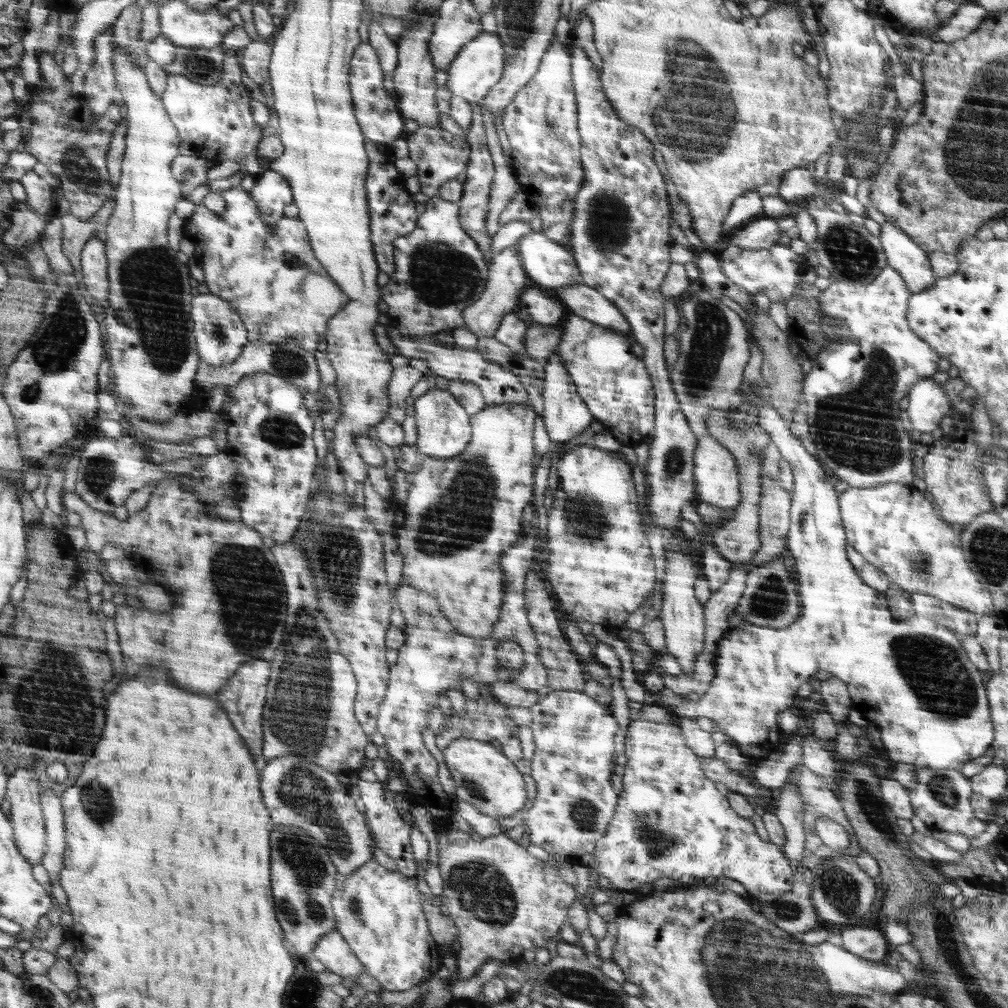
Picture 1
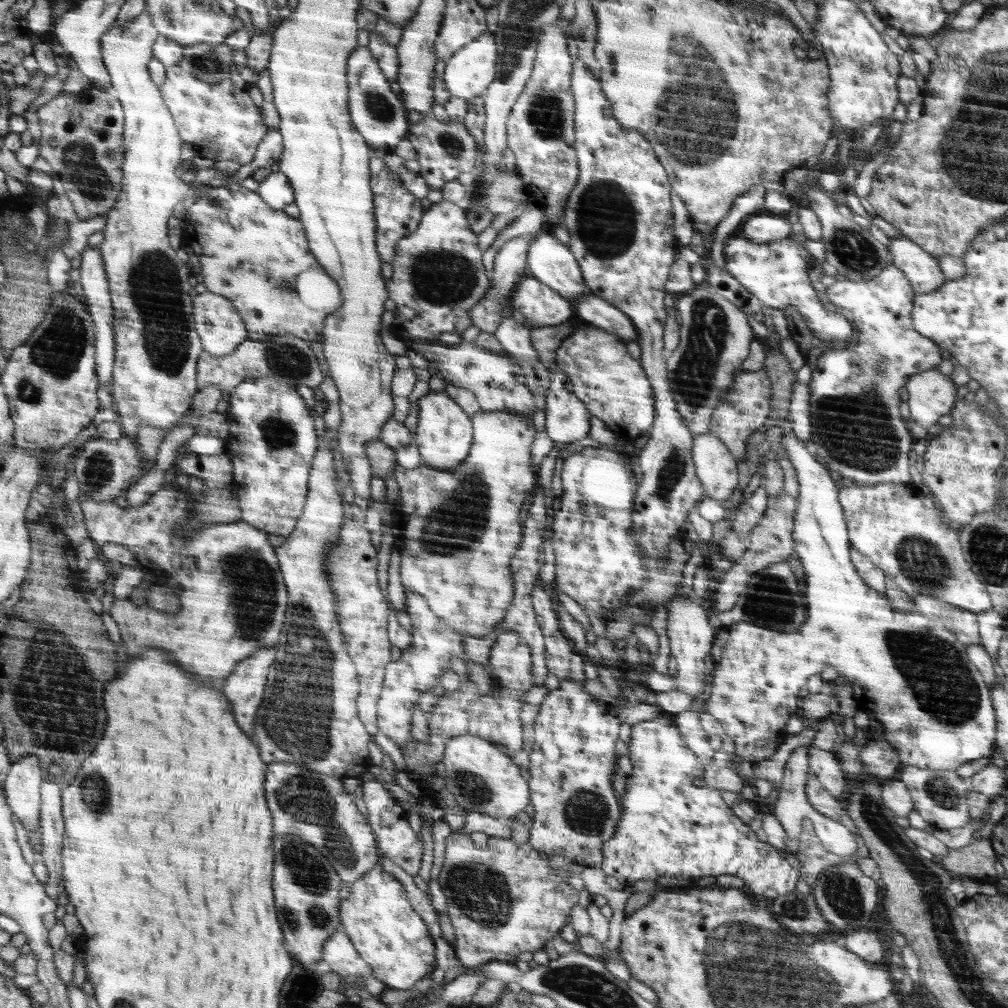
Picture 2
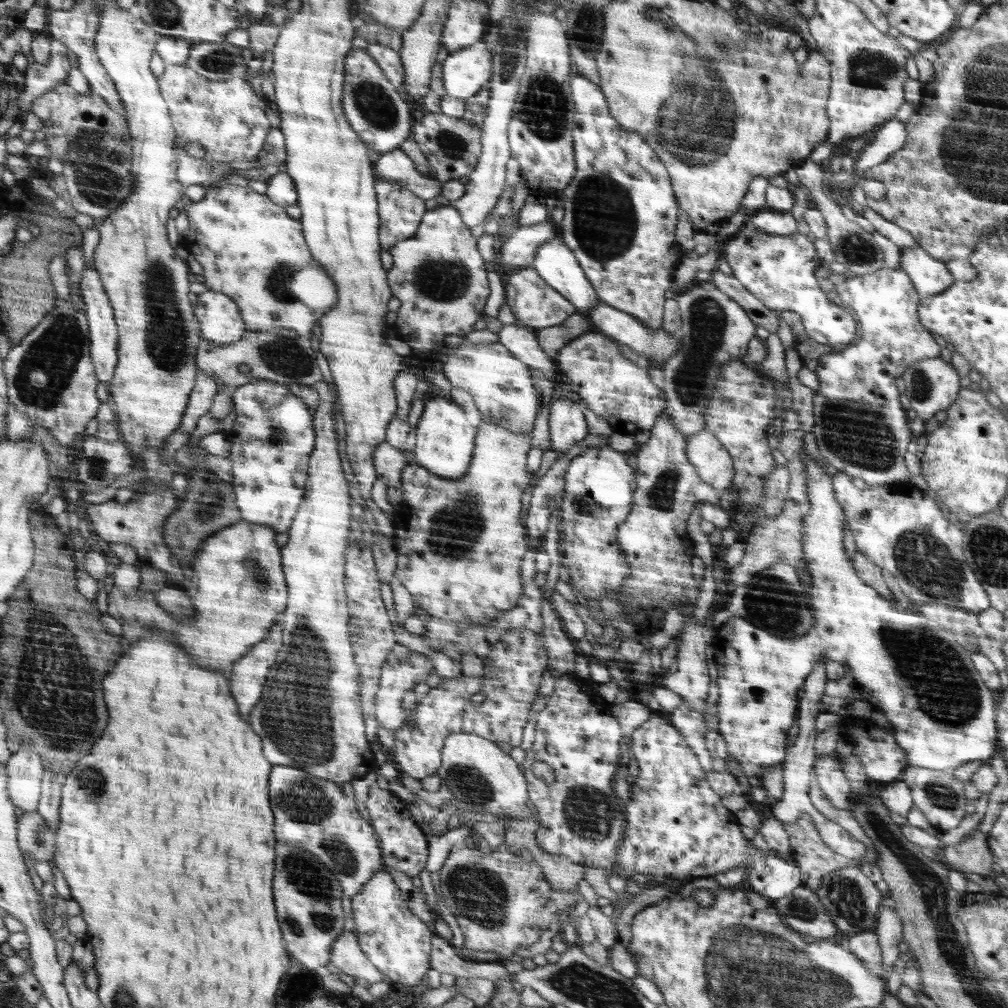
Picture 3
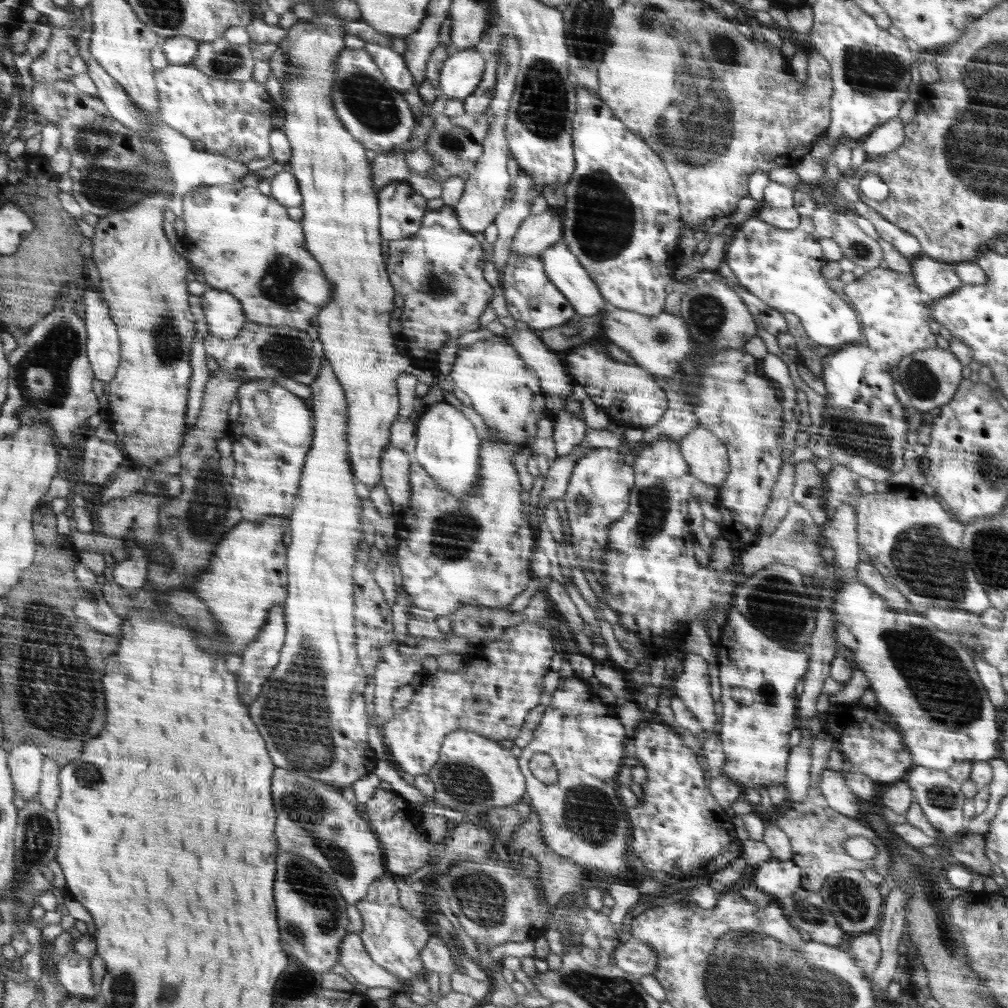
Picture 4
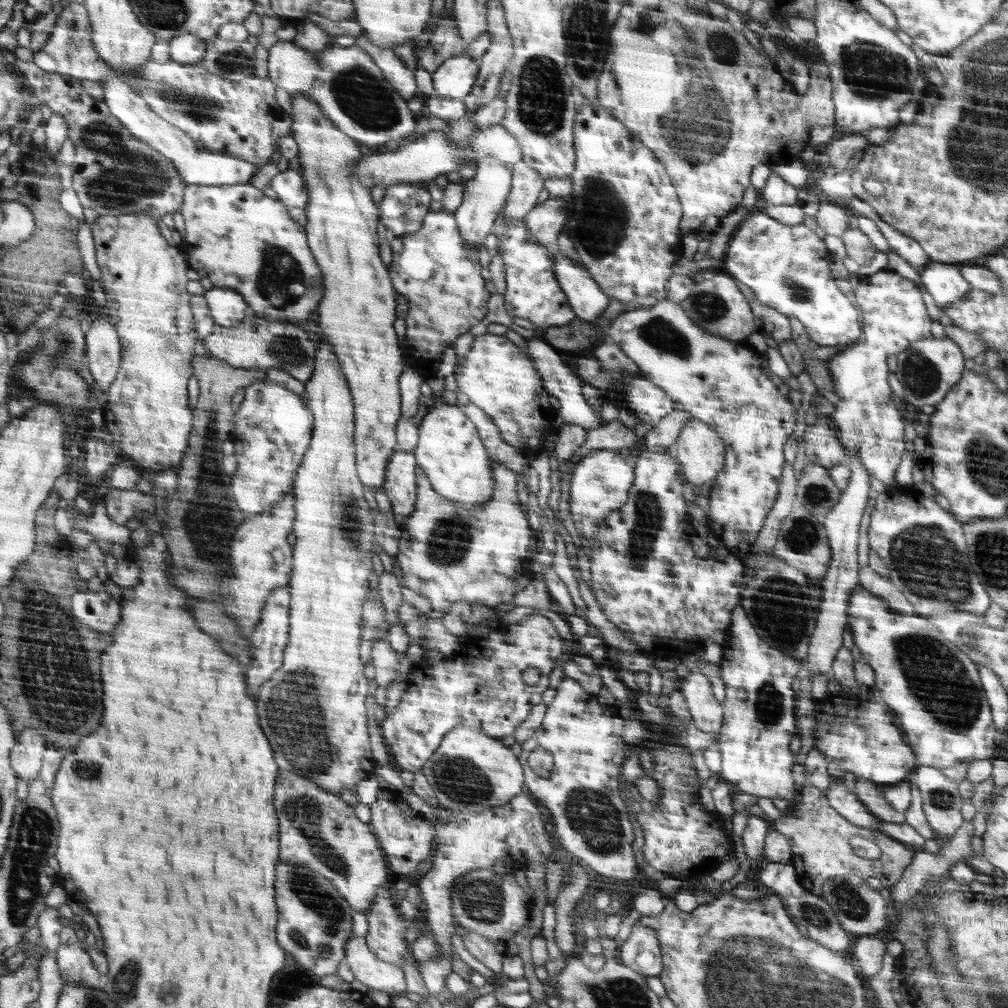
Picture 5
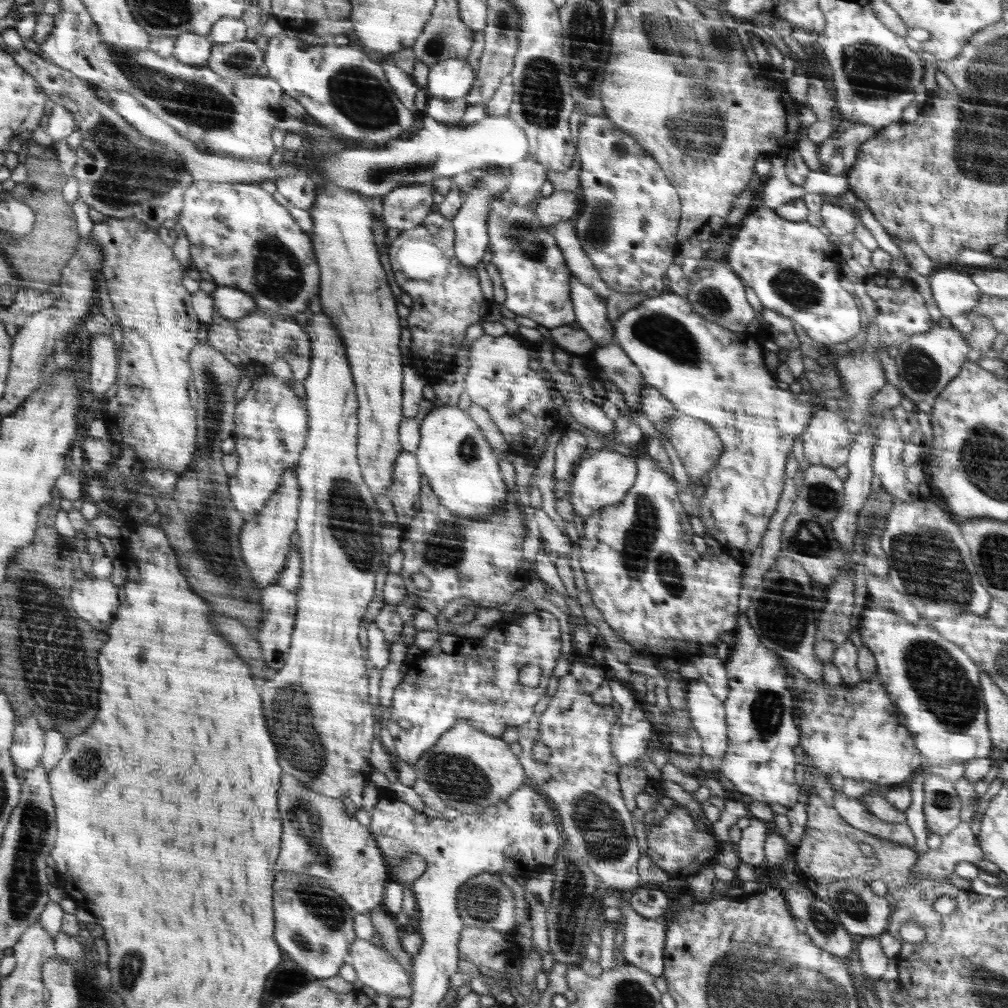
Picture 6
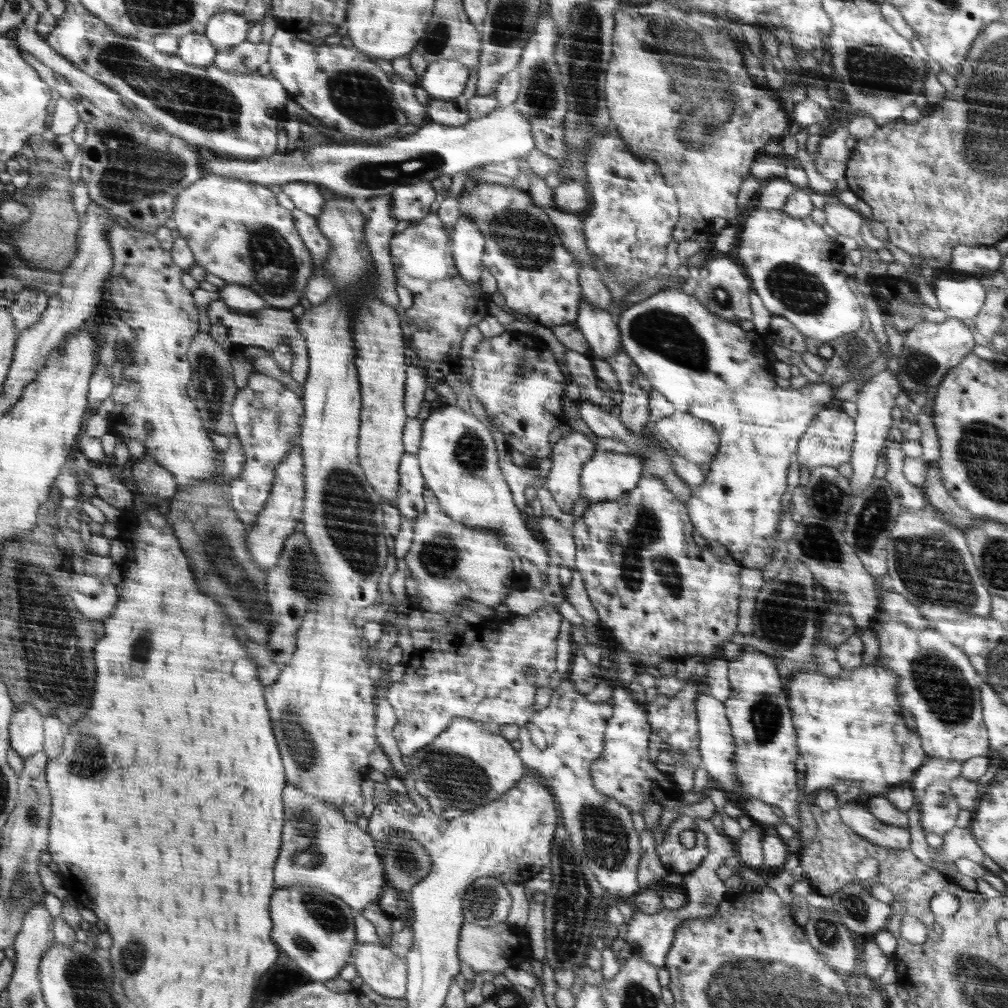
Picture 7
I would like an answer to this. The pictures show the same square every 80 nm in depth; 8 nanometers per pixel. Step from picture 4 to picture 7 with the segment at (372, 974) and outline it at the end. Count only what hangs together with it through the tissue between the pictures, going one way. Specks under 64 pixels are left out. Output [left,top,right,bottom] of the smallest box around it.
[351,943,406,998]

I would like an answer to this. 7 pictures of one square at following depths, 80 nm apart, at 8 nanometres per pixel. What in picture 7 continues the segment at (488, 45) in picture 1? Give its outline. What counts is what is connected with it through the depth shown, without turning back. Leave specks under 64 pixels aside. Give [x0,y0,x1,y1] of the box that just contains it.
[417,60,469,100]

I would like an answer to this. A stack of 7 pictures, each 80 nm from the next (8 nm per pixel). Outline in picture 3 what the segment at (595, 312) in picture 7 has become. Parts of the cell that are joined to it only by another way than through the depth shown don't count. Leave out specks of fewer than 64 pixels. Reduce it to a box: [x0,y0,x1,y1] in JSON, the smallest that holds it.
[531,238,601,314]

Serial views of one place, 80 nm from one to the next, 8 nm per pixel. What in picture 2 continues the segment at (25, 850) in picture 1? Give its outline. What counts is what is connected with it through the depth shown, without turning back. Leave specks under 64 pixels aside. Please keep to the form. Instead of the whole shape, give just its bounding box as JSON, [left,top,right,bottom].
[4,756,43,830]

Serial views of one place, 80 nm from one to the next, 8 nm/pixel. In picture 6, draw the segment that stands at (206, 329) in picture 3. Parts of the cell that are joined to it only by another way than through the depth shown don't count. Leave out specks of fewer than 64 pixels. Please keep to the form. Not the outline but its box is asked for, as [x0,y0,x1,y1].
[212,287,258,320]

